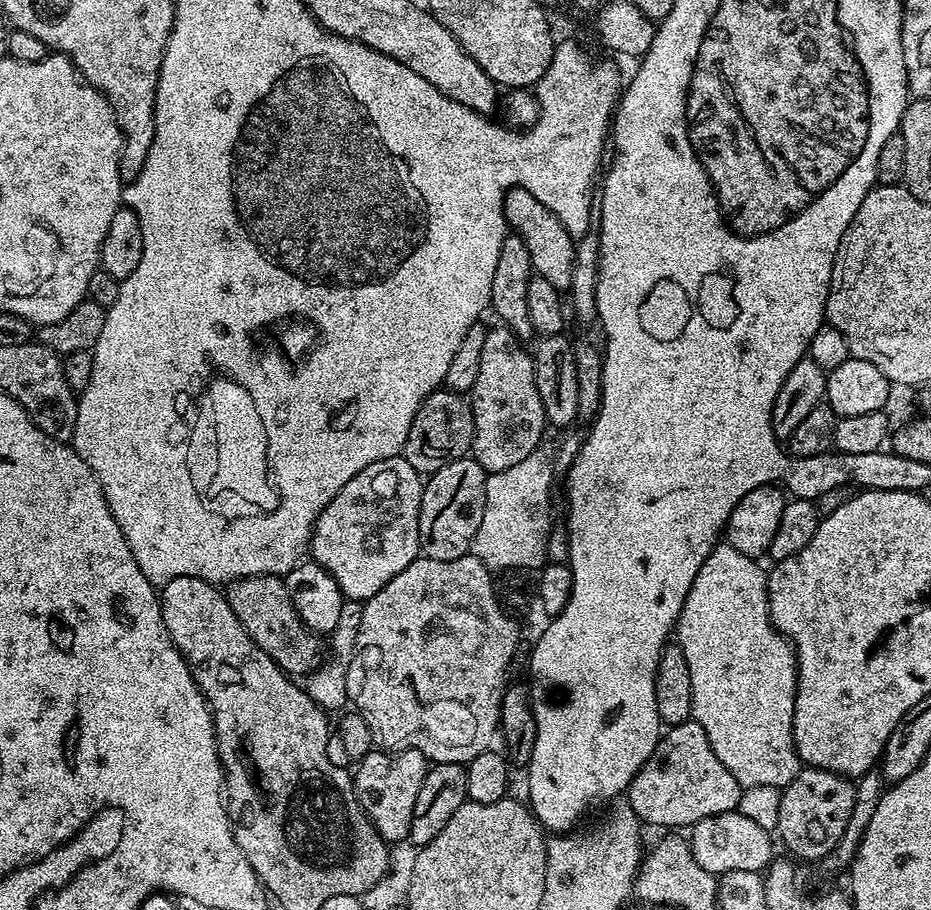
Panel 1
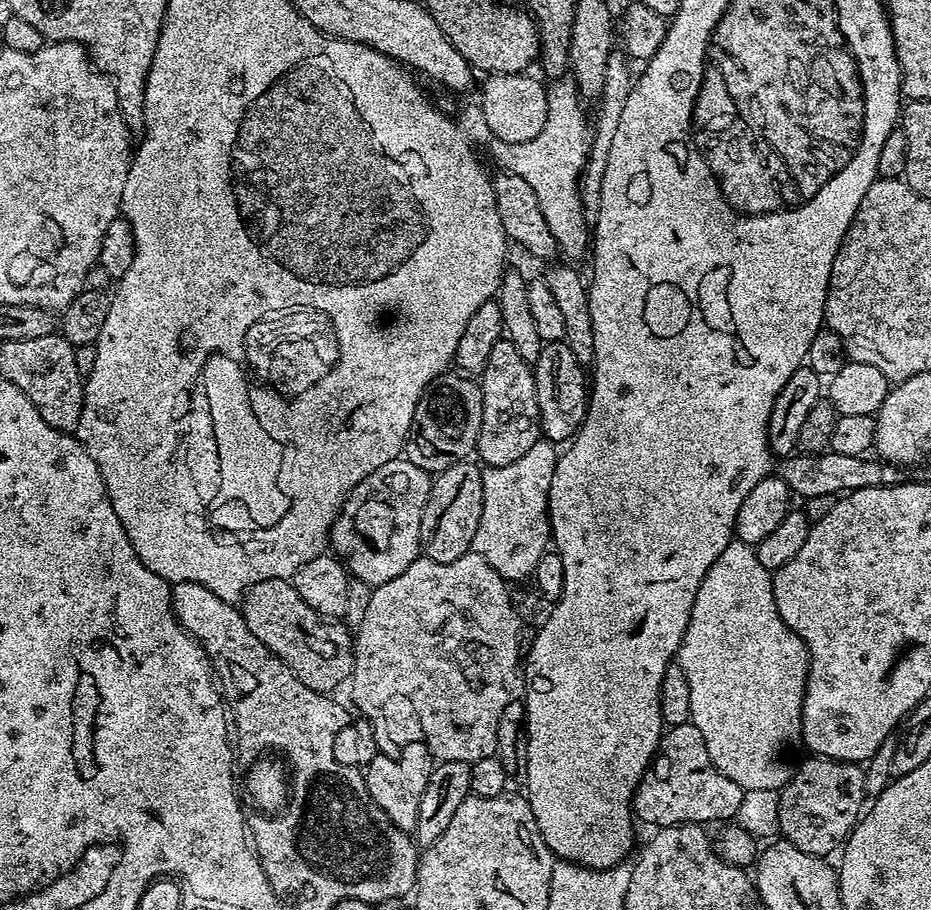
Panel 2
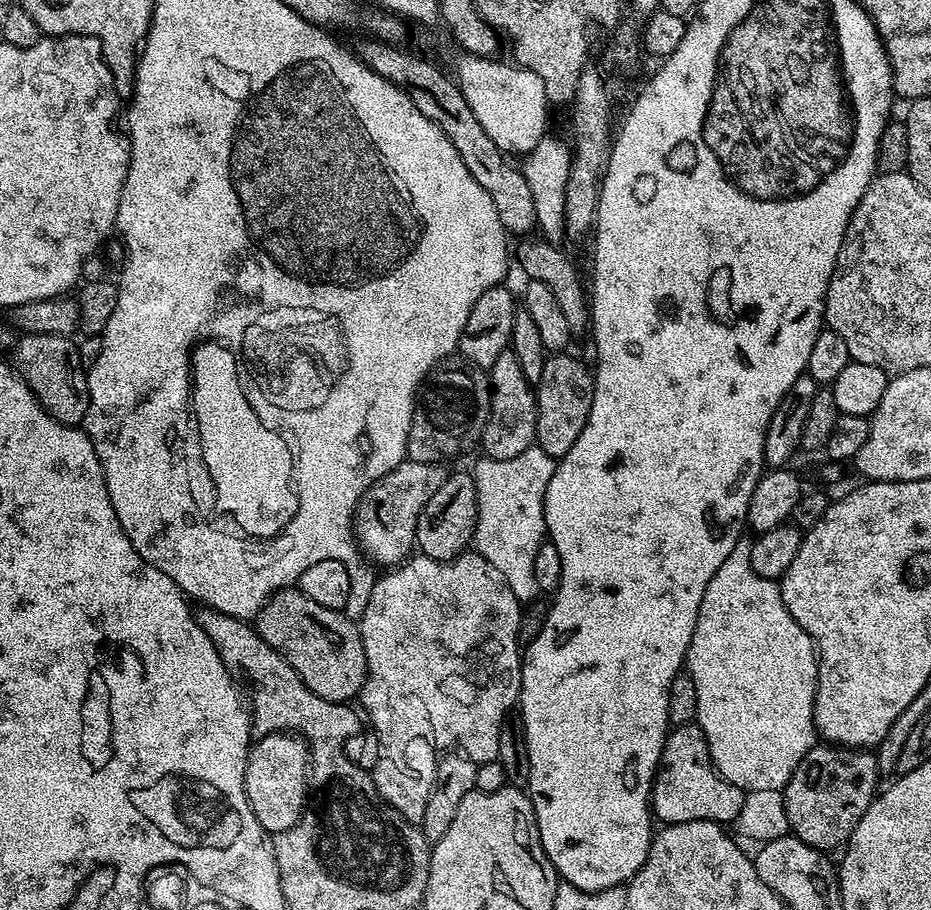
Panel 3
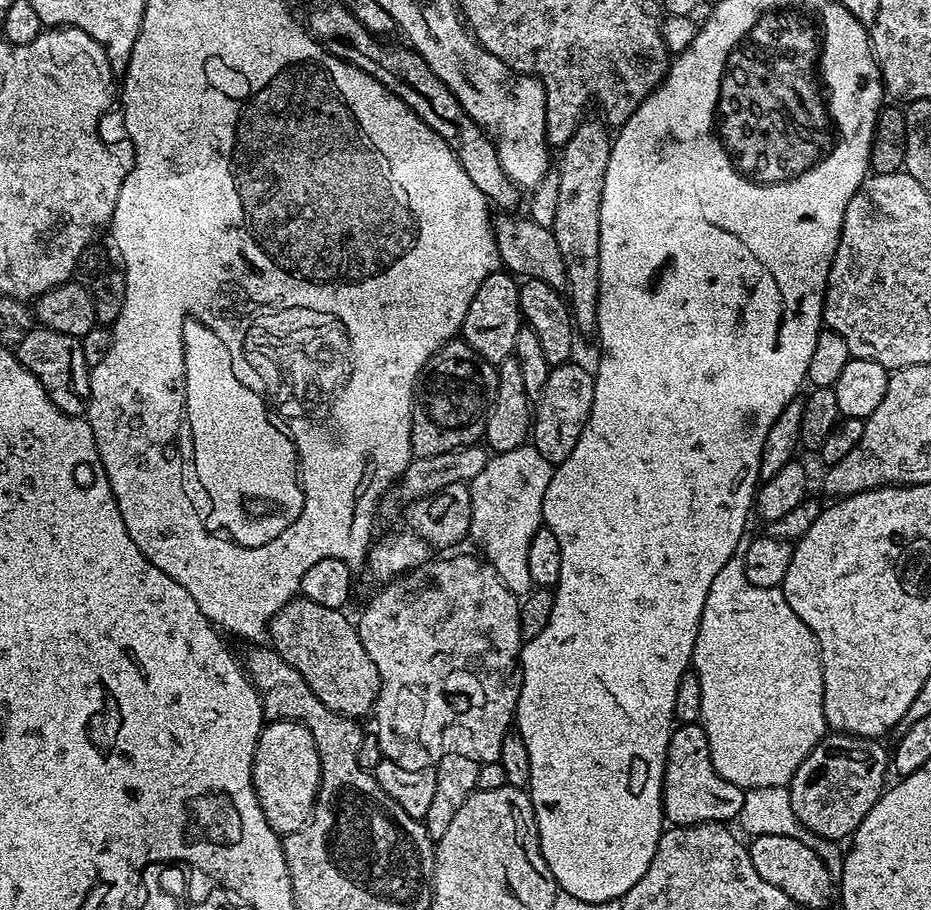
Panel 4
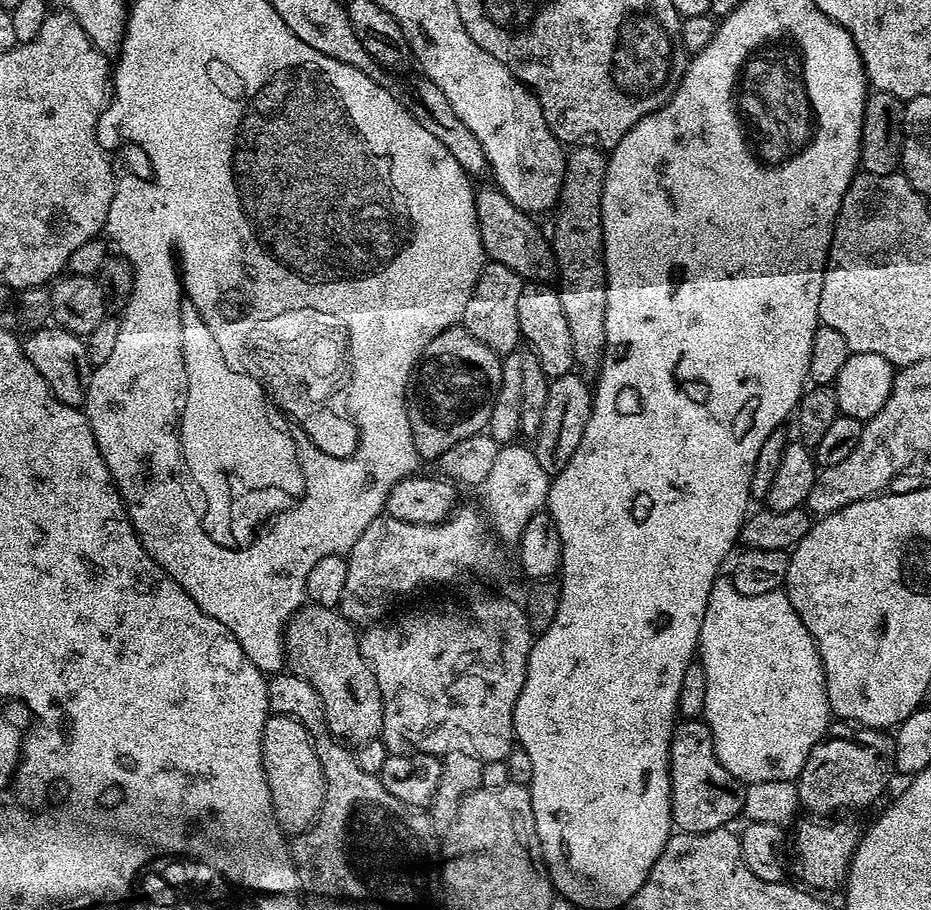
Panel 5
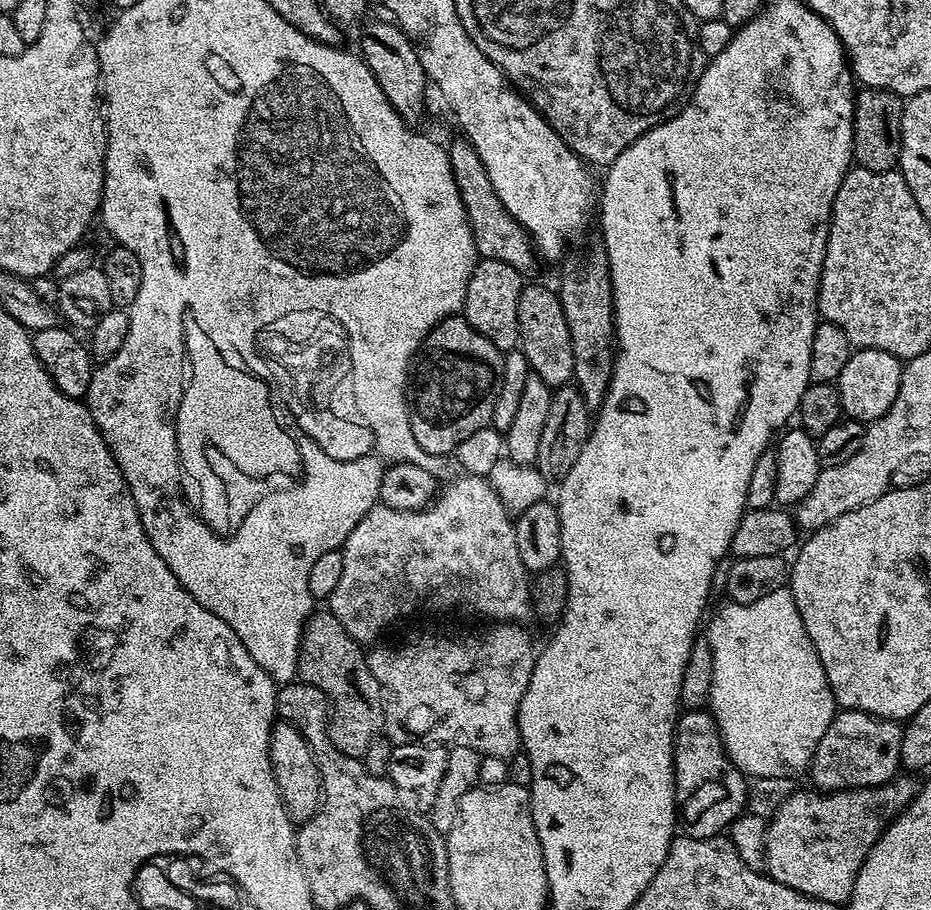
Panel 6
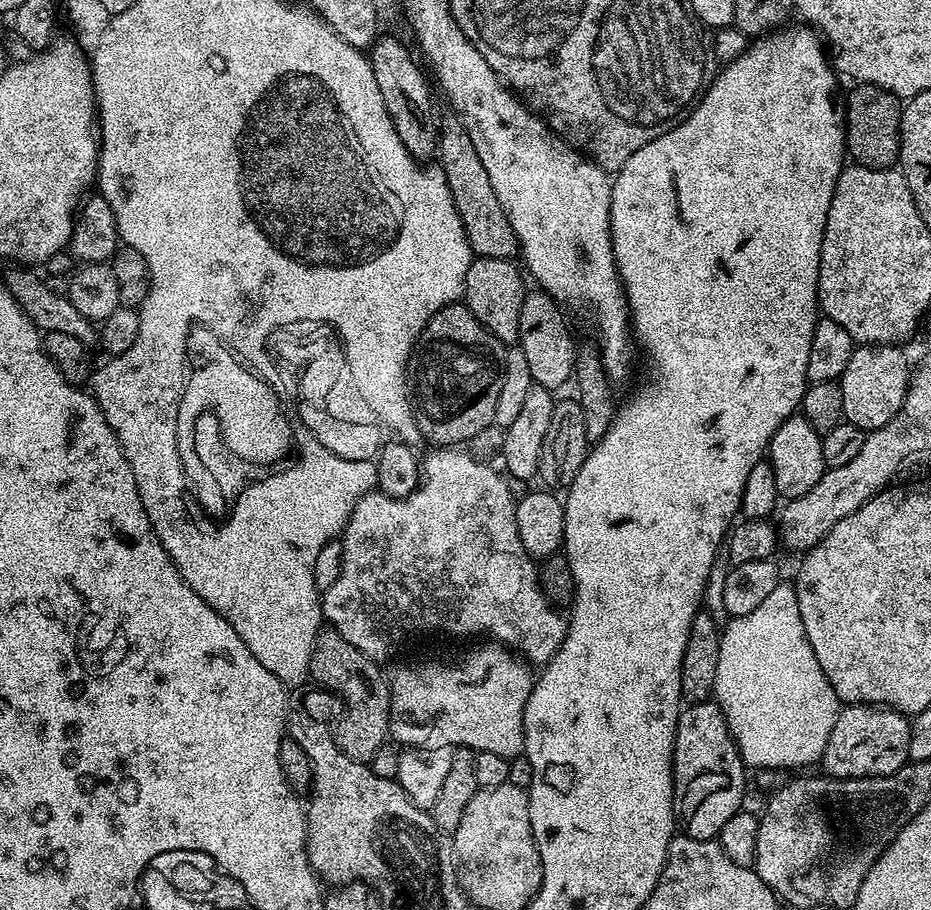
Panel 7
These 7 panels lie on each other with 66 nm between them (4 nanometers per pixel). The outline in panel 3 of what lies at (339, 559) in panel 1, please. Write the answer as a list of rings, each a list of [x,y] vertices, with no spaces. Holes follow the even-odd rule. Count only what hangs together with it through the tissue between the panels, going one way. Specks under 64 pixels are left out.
[[[405,459],[390,474],[386,474],[368,493],[360,499],[354,517],[354,539],[361,553],[369,556],[373,565],[399,566],[413,555],[416,548],[416,523],[438,486],[448,475],[449,469],[443,463],[423,464]]]

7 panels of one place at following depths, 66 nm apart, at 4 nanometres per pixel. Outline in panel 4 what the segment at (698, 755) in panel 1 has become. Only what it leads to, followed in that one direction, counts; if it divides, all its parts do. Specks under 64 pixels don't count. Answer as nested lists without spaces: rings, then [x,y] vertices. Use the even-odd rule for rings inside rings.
[[[681,723],[673,727],[664,767],[664,818],[669,825],[714,824],[735,821],[742,810],[745,789],[726,782],[710,758],[704,725]]]

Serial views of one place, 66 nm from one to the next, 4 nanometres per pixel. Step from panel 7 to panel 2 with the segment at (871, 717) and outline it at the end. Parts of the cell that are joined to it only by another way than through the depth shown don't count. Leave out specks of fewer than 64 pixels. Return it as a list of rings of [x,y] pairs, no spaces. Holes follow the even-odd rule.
[[[812,756],[799,761],[787,784],[779,789],[779,835],[806,854],[827,857],[841,847],[866,808],[864,769],[859,764]]]

